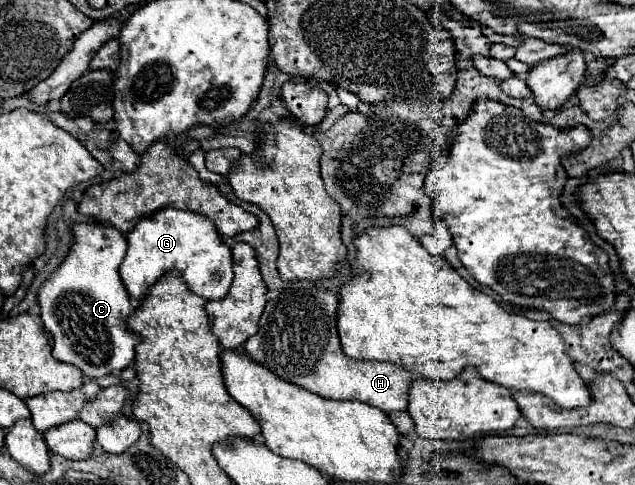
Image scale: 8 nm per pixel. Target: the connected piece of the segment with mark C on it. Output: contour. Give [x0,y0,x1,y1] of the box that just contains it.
[38,223,140,379]

